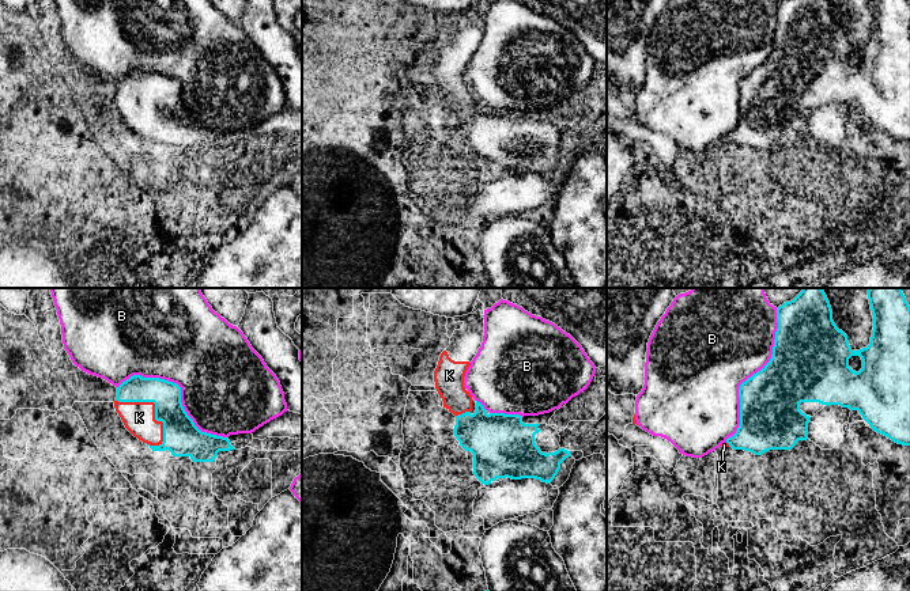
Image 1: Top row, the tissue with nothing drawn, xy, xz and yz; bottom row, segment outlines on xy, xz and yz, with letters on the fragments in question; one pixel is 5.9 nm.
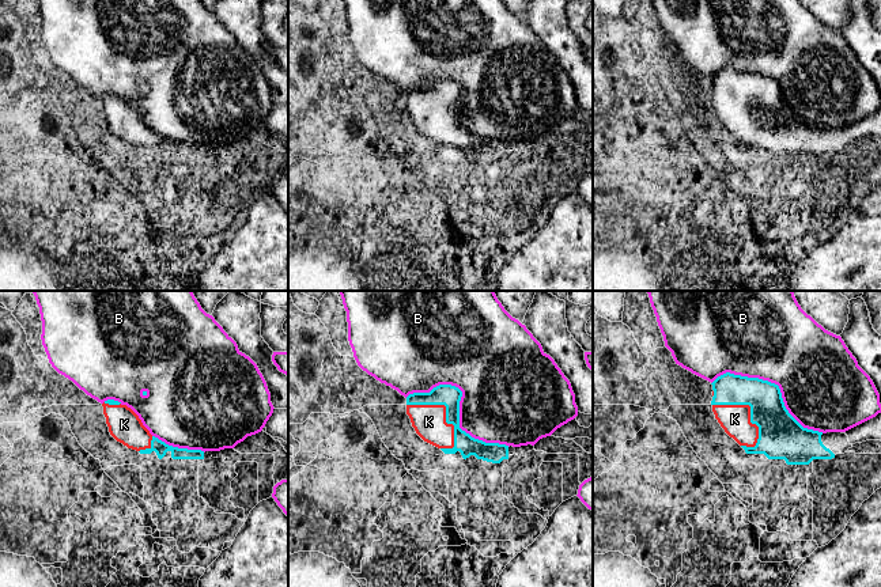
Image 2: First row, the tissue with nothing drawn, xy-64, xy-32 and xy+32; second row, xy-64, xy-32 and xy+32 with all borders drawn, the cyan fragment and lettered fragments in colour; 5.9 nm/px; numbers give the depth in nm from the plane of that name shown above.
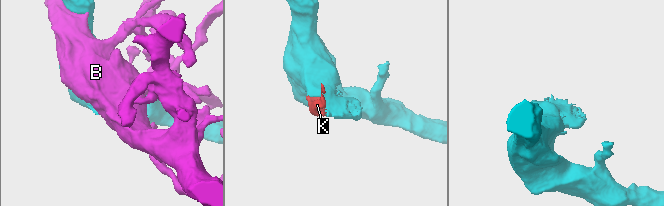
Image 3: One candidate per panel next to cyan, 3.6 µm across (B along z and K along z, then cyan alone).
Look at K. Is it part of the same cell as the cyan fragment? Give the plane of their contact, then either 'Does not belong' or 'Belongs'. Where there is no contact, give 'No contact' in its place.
Touches cyan in xy. Belongs

